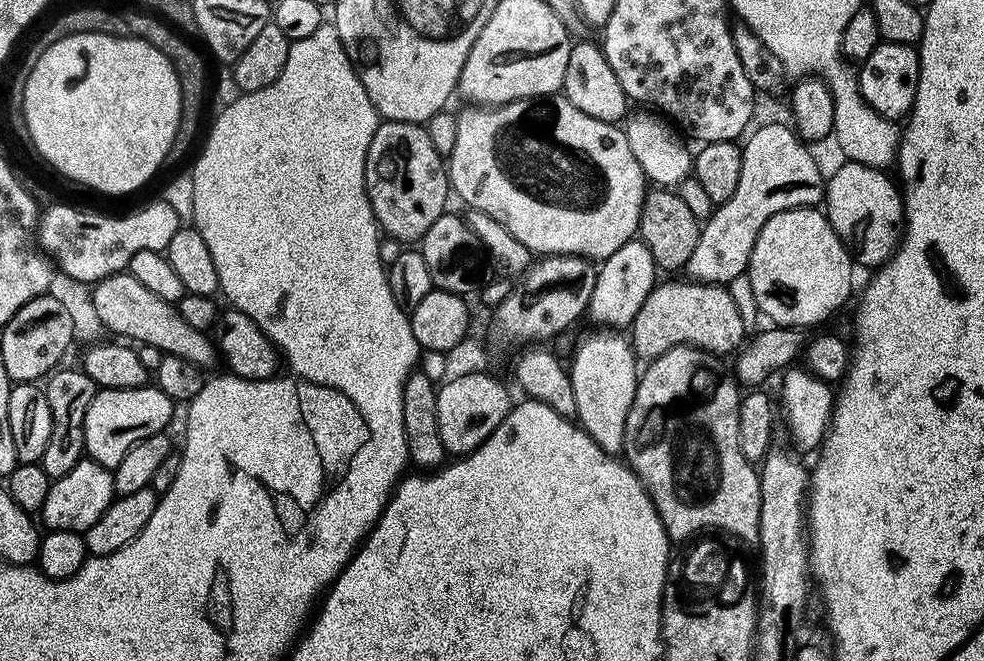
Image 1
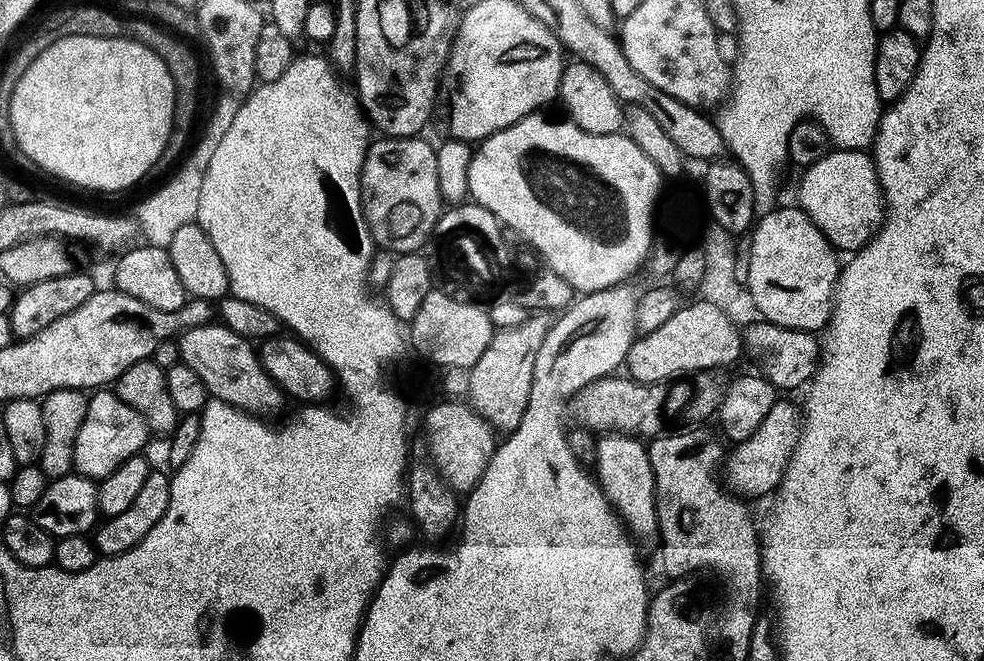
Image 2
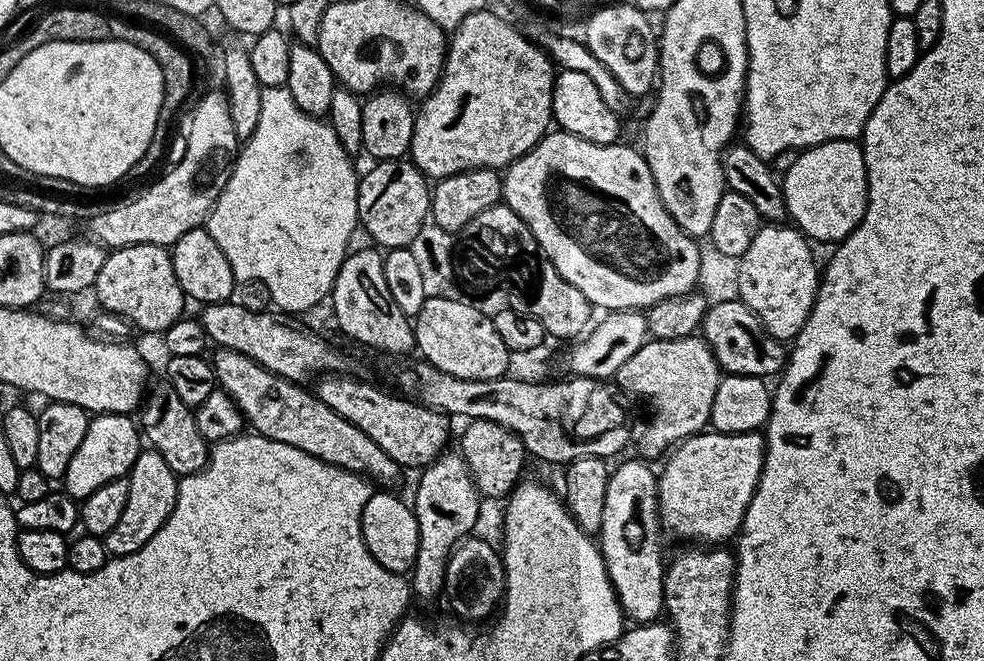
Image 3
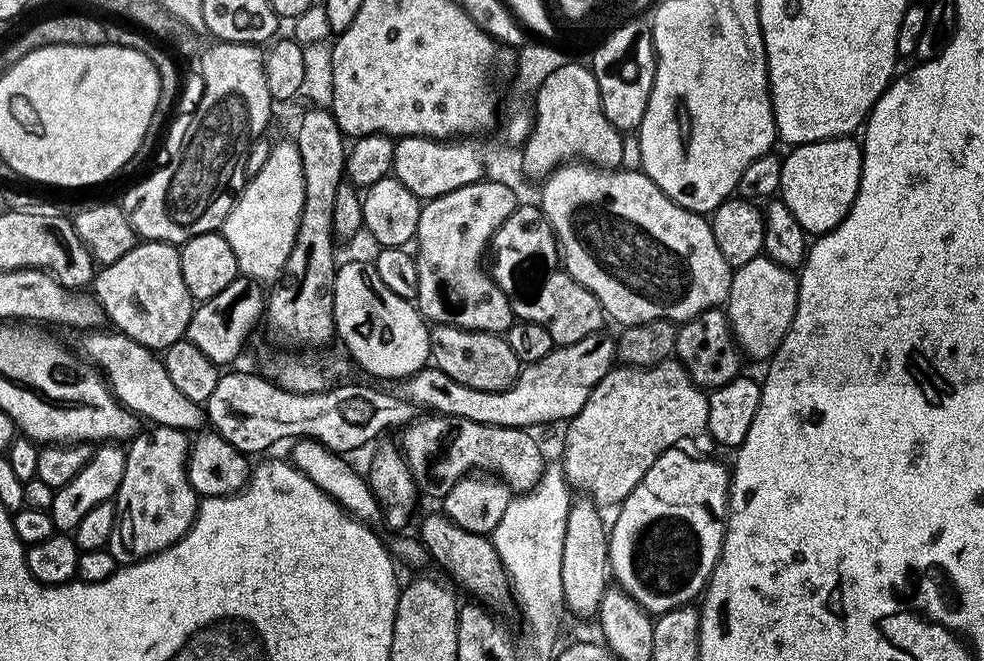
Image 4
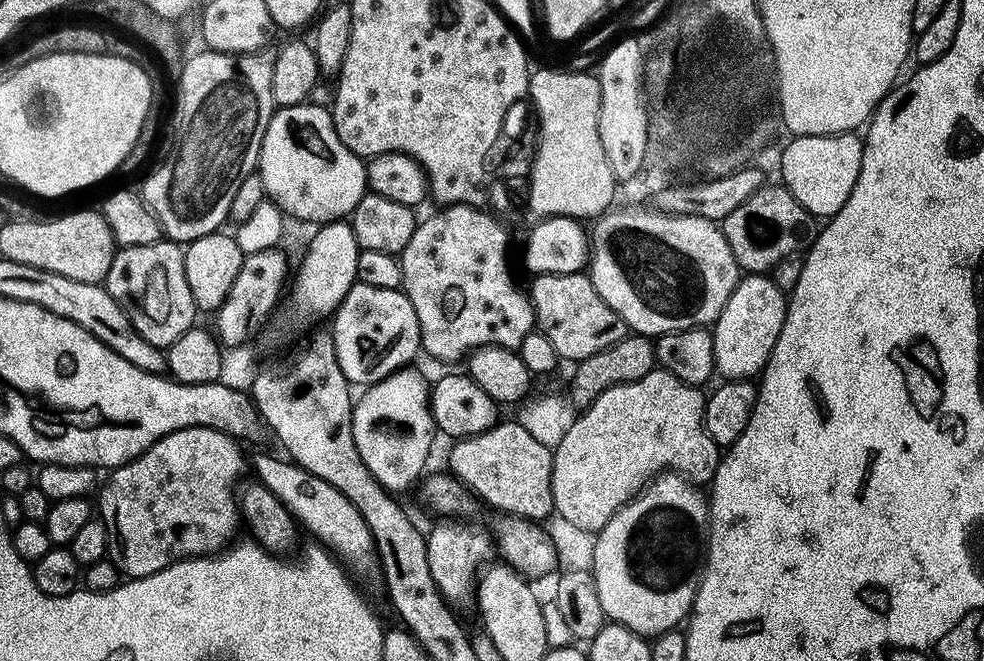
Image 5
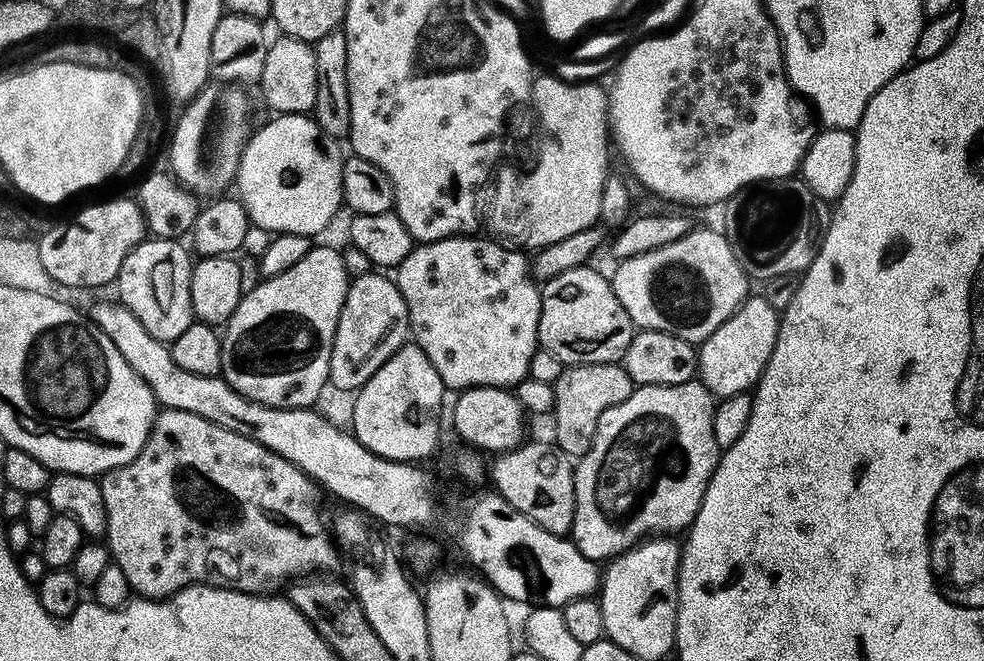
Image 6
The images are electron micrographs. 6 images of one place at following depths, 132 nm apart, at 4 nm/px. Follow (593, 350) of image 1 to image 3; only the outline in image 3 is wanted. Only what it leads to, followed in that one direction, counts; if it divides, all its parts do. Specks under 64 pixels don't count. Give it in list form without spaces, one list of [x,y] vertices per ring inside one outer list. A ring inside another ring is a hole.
[[[640,458],[635,459],[621,459],[621,464],[617,468],[615,465],[608,473],[606,506],[602,509],[598,547],[604,555],[604,565],[621,610],[633,625],[638,625],[659,621],[665,611],[666,556],[664,560],[664,552],[660,549],[662,525],[656,493],[658,476],[654,468],[652,472],[651,466],[648,465],[651,463]]]

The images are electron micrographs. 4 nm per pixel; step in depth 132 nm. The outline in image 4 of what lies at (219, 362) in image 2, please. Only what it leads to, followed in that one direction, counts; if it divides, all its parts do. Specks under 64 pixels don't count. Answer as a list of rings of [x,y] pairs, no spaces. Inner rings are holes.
[[[443,514],[437,516],[428,516],[420,524],[418,537],[421,543],[424,544],[425,550],[433,561],[437,560],[457,585],[461,584],[468,592],[473,592],[473,597],[479,598],[485,605],[493,606],[492,604],[500,604],[504,599],[510,596],[510,583],[508,575],[505,572],[505,567],[502,561],[499,560],[498,554],[495,552],[491,539],[487,535],[471,532],[470,530],[462,530],[462,526],[458,526],[451,518]]]

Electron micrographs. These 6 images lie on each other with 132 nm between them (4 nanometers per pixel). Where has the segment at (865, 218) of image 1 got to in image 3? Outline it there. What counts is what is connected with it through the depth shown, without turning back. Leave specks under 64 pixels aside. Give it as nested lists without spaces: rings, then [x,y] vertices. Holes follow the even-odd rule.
[[[835,140],[822,142],[812,148],[803,149],[799,153],[797,162],[790,170],[782,174],[784,201],[788,207],[788,220],[799,228],[809,241],[821,240],[829,246],[845,240],[851,232],[862,222],[868,205],[868,175],[864,161],[863,147],[856,140]]]

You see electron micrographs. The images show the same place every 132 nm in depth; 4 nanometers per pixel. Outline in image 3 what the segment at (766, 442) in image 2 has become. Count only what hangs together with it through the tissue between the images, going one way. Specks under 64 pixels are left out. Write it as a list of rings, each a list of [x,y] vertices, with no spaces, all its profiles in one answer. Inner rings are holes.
[[[705,430],[680,441],[668,458],[664,469],[659,469],[656,490],[663,531],[688,540],[684,542],[699,542],[704,546],[731,541],[740,531],[762,474],[764,432],[722,434]]]

